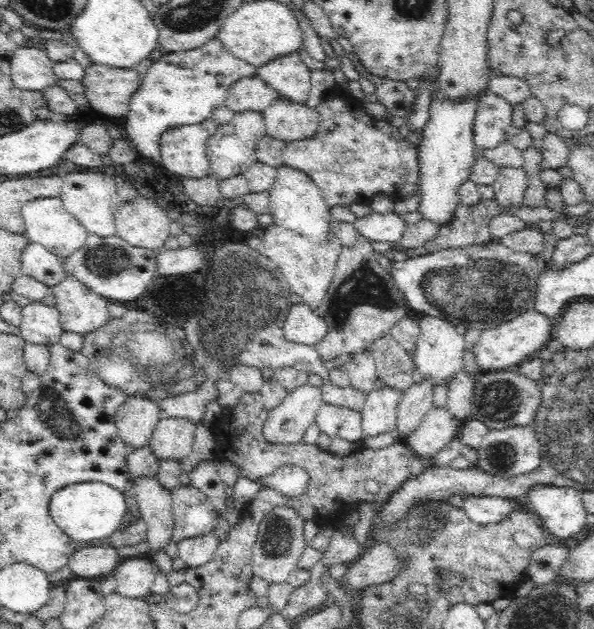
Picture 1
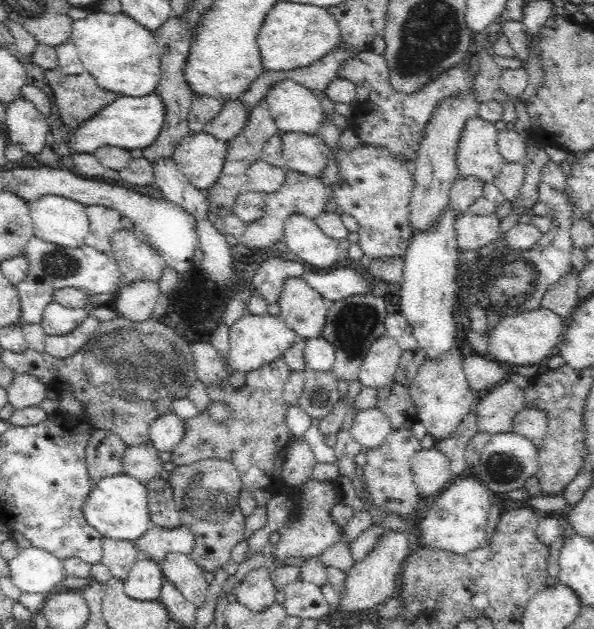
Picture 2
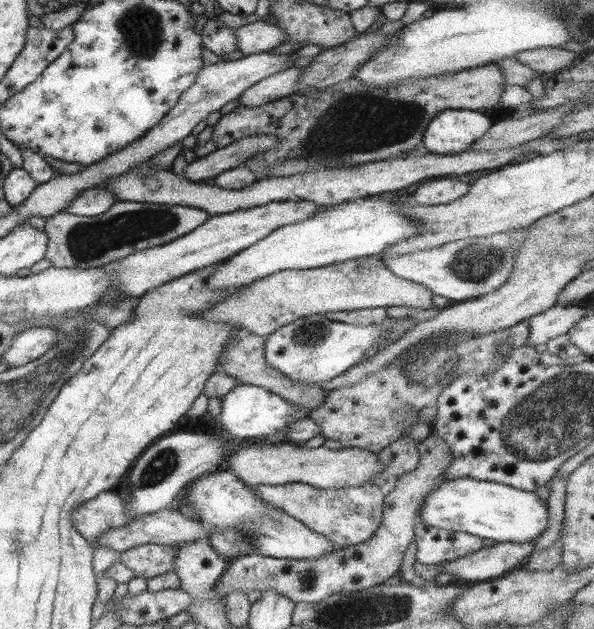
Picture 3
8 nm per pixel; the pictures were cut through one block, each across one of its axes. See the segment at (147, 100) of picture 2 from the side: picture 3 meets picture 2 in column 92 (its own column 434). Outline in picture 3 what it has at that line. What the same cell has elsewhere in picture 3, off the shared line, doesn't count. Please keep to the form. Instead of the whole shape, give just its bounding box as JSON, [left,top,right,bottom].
[423,109,495,154]

